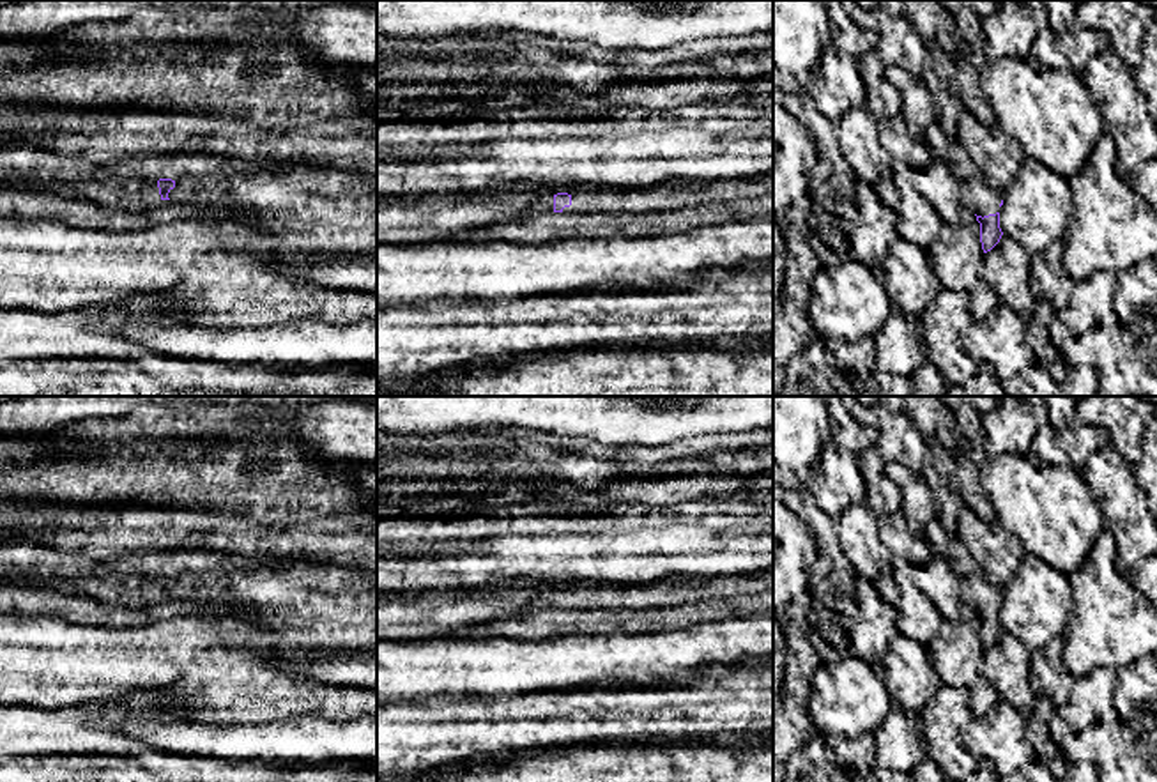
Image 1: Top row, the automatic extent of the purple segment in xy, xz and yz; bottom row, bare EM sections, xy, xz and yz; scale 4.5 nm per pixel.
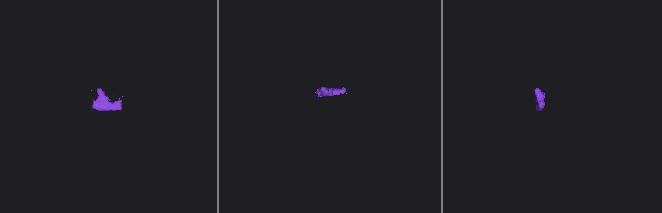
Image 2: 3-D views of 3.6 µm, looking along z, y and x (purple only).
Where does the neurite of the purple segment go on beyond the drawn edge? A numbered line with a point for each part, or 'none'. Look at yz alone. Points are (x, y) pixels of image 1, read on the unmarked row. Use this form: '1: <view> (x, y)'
1: yz (984, 597)

